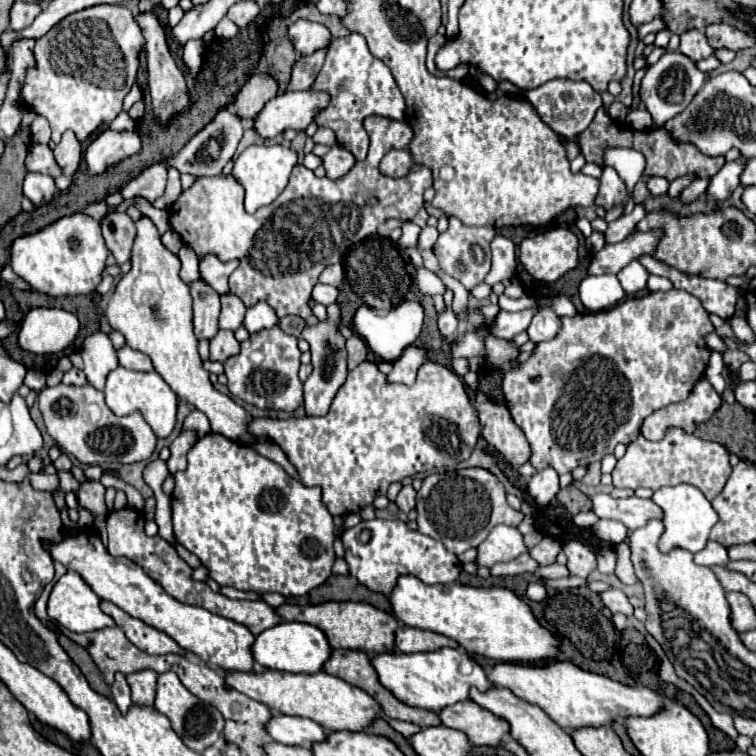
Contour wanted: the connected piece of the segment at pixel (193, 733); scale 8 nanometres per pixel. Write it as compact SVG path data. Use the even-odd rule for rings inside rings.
M163 672L163 674L159 674L153 706L155 706L161 714L165 714L165 716L169 718L171 728L177 732L177 736L179 736L191 750L195 750L195 752L201 752L201 750L205 750L207 746L215 744L215 742L219 740L221 732L223 732L223 716L221 716L221 712L219 712L215 706L211 706L211 704L199 700L197 696L193 696L193 694L181 684L181 680L179 680L179 676L177 676L175 672Z

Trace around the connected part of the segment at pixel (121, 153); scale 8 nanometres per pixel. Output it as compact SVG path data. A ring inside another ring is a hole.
M105 130L85 150L87 174L89 176L105 174L111 166L119 164L121 160L131 158L139 150L141 150L141 140L137 132Z

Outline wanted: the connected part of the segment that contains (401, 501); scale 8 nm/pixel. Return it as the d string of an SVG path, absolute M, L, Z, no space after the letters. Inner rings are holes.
M403 486L397 500L395 500L395 504L399 506L399 510L409 512L409 510L415 508L415 496L417 496L417 492L413 490L413 486Z

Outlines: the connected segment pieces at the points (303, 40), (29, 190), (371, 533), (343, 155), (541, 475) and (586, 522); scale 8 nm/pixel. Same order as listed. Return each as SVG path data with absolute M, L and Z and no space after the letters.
M297 20L289 28L289 36L295 50L301 56L311 56L315 50L327 48L331 42L329 28L319 28L315 22L309 22L309 20Z
M27 174L23 194L33 202L33 206L49 204L55 196L55 180L45 174Z
M367 520L343 534L345 560L349 574L363 586L383 596L389 596L403 574L413 574L425 584L451 584L461 572L459 558L449 552L439 540L433 540L417 530L409 530L401 520Z
M337 144L323 156L323 166L327 170L327 178L331 178L331 180L343 178L355 166L355 162L357 162L357 158L349 150L345 150Z
M545 468L545 470L535 472L529 480L527 492L535 498L535 502L539 506L541 504L547 506L549 502L553 502L553 498L559 492L559 474L553 468Z
M589 510L589 512L579 512L577 516L573 516L573 522L575 522L575 526L579 526L579 528L589 528L589 526L593 526L595 522L597 522L599 518Z

